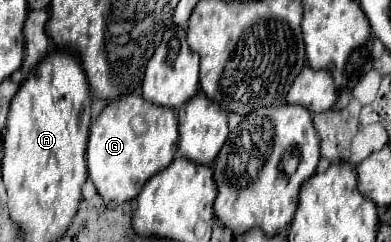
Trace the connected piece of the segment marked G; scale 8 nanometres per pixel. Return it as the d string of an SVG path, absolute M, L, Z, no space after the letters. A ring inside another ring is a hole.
M128 95L116 103L110 101L90 127L86 151L88 177L94 181L104 205L116 207L120 203L132 201L154 173L158 173L162 167L168 167L176 147L178 117L172 109L154 109L154 105L142 101L136 95Z

